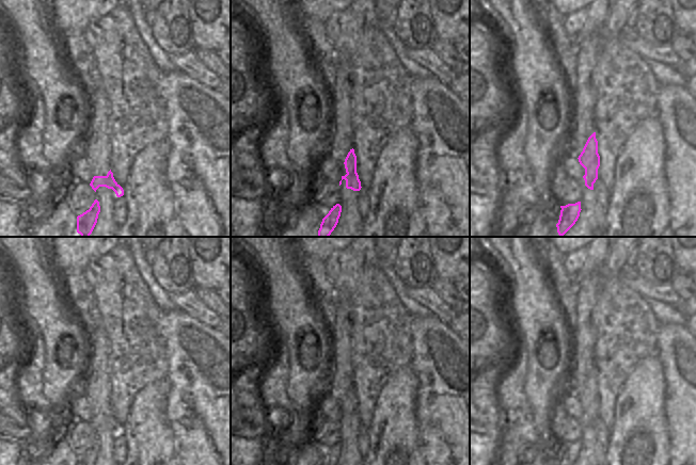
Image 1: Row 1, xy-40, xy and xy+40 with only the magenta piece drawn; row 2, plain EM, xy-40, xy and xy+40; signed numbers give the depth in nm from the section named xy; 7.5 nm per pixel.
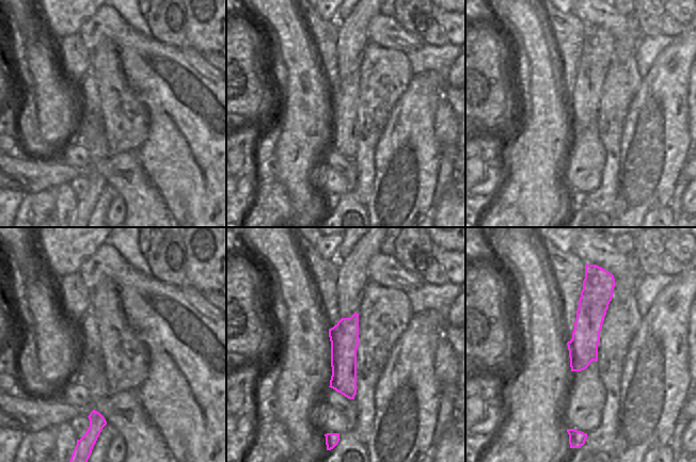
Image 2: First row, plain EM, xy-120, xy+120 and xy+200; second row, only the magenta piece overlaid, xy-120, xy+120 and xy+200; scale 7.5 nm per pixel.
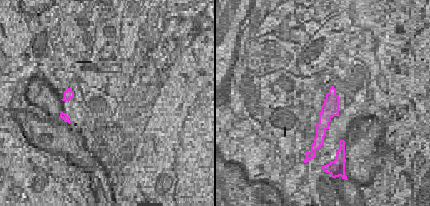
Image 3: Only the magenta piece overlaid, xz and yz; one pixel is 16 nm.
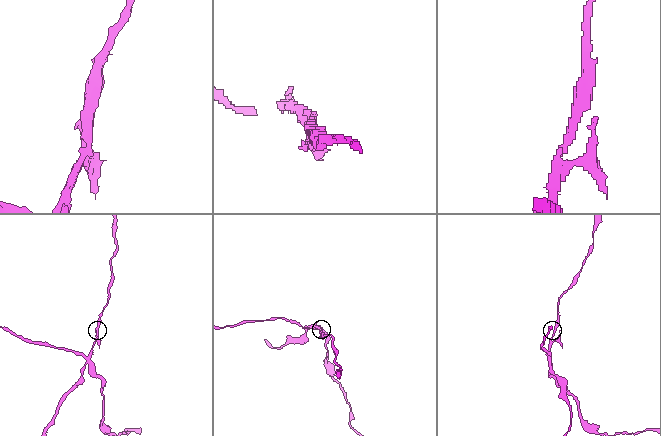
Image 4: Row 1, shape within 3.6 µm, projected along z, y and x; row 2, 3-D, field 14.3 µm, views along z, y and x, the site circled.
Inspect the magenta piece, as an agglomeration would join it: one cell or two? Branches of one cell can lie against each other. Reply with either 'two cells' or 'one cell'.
two cells

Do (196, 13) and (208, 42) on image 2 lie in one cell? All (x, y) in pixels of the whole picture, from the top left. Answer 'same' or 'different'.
same

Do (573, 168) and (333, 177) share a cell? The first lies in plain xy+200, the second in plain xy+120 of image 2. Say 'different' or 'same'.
same

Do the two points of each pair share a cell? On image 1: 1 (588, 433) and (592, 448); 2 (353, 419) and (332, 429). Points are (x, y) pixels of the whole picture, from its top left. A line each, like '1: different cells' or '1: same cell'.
1: same cell
2: different cells

